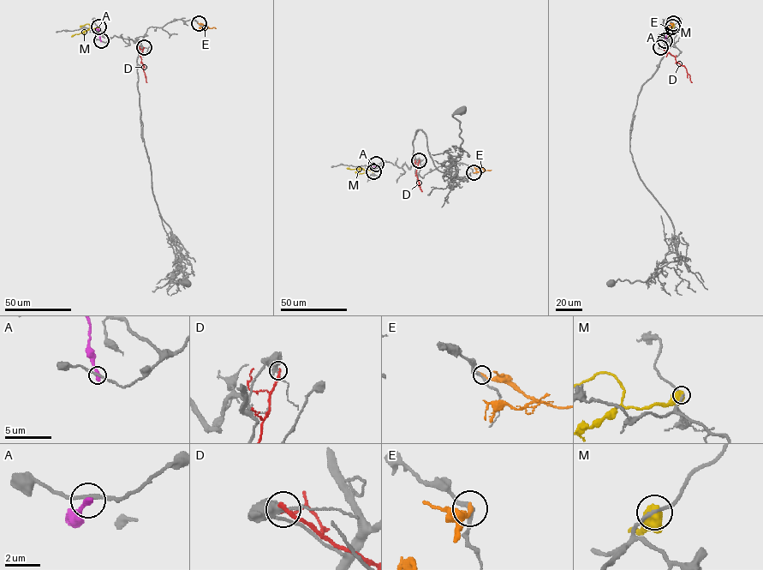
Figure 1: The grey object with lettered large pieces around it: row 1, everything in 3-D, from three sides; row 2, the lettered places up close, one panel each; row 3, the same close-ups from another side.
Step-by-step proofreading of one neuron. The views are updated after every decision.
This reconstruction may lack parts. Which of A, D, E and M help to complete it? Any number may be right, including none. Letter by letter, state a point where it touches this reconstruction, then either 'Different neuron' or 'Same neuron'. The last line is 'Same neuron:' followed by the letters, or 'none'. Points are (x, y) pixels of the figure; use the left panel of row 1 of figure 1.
A: Touches grey at (101, 40). Different neuron
D: Touches grey at (144, 47). Different neuron
E: Touches grey at (199, 23). Different neuron
M: Touches grey at (98, 26). Different neuron
Same neuron: none

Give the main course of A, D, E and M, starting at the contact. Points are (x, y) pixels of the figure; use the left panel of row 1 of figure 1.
A: (101, 41), (96, 28)
D: (144, 47), (140, 57), (146, 82)
E: (199, 23), (216, 28)
M: (98, 26), (71, 36)

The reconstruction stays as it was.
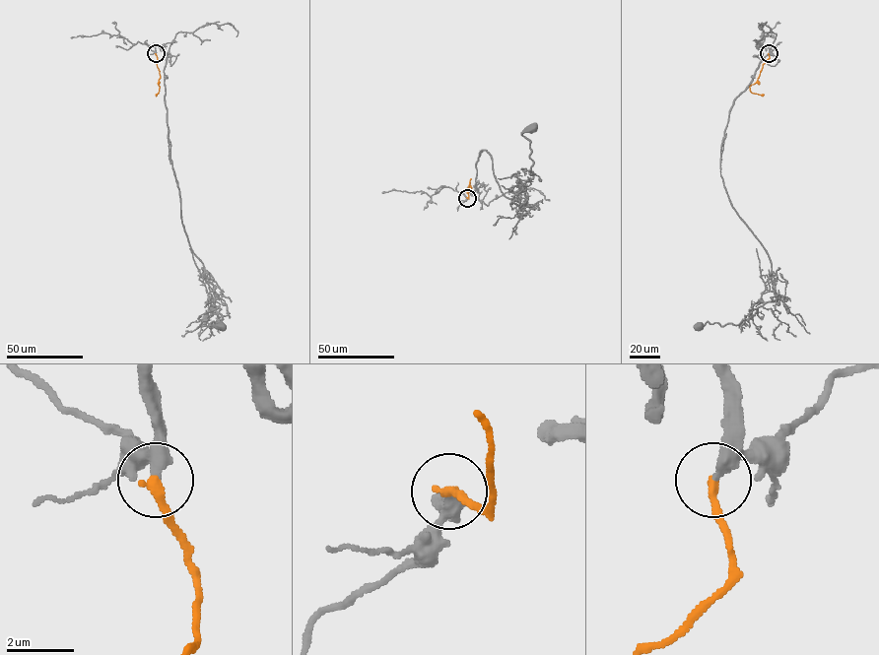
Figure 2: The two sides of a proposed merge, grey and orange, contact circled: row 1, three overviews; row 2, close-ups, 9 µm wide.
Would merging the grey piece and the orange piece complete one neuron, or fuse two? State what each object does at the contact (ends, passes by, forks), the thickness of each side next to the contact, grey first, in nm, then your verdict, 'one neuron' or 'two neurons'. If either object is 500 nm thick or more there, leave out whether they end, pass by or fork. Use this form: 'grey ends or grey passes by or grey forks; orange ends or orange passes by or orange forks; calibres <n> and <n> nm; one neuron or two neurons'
grey ends; orange ends; calibres 380 and 280 nm; two neurons

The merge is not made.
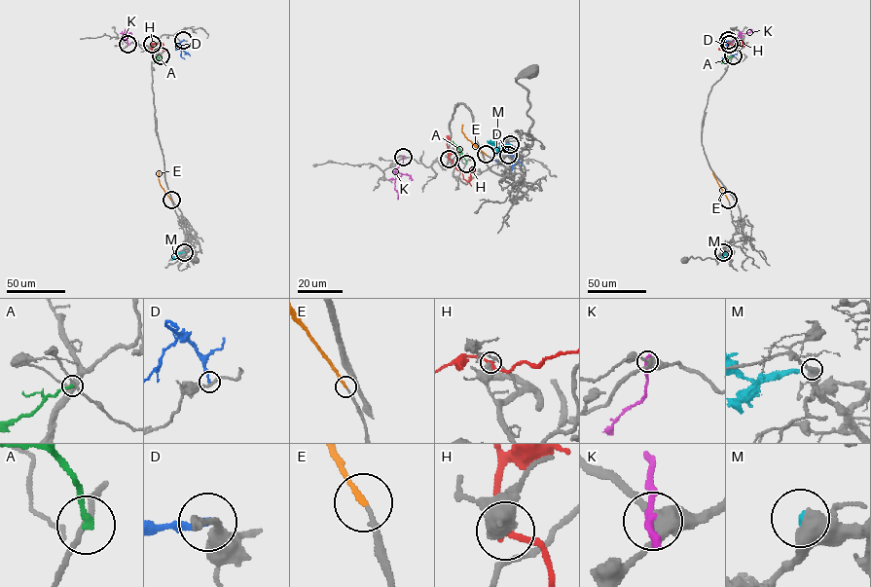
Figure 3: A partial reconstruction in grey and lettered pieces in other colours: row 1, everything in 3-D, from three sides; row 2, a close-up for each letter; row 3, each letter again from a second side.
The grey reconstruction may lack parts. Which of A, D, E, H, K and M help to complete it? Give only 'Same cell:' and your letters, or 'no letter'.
Same cell: E

